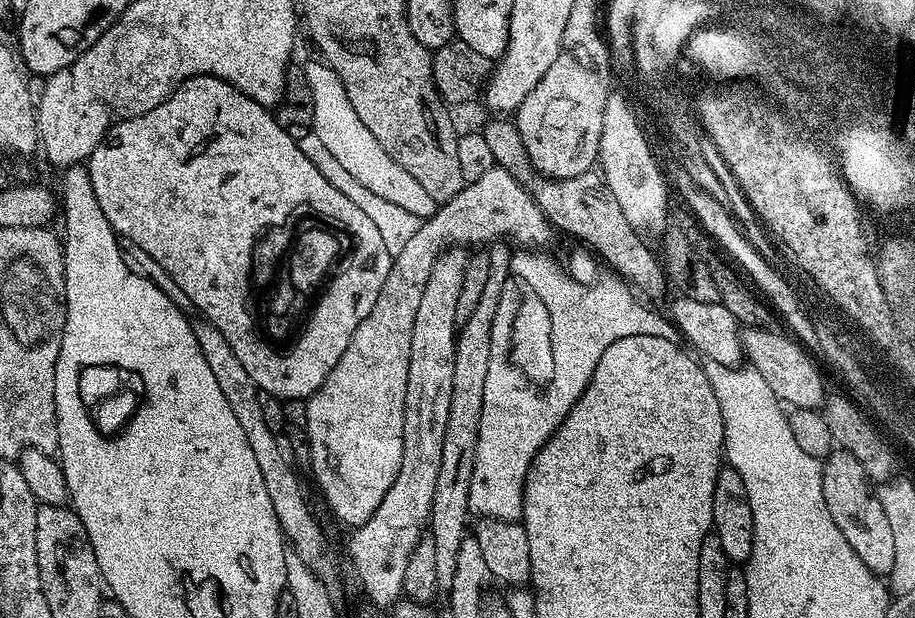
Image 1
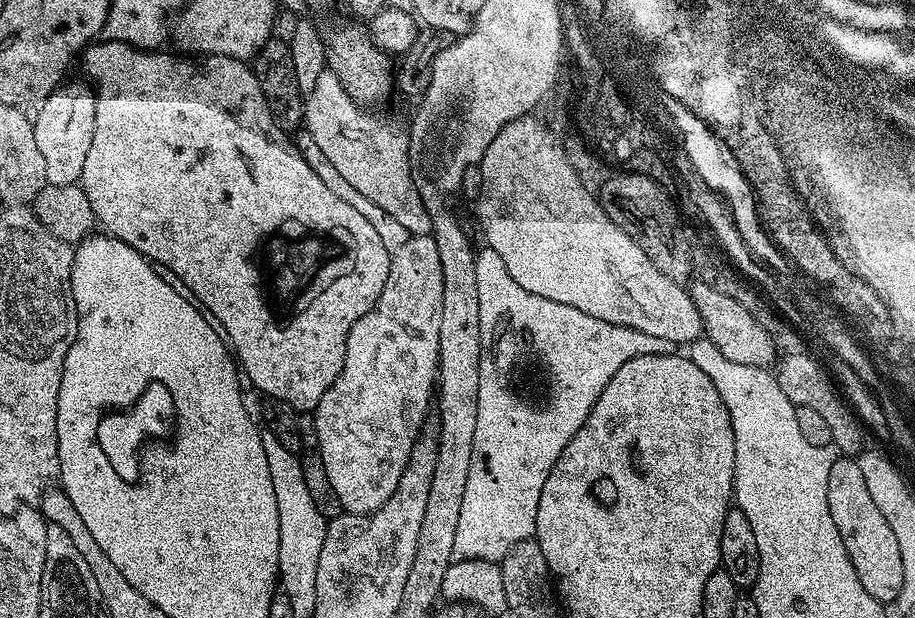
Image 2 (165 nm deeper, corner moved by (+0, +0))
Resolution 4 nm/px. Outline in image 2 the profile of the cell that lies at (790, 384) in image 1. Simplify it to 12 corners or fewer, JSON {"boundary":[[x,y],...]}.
{"boundary":[[696,282],[703,335],[722,358],[771,369],[771,331],[751,307]]}

